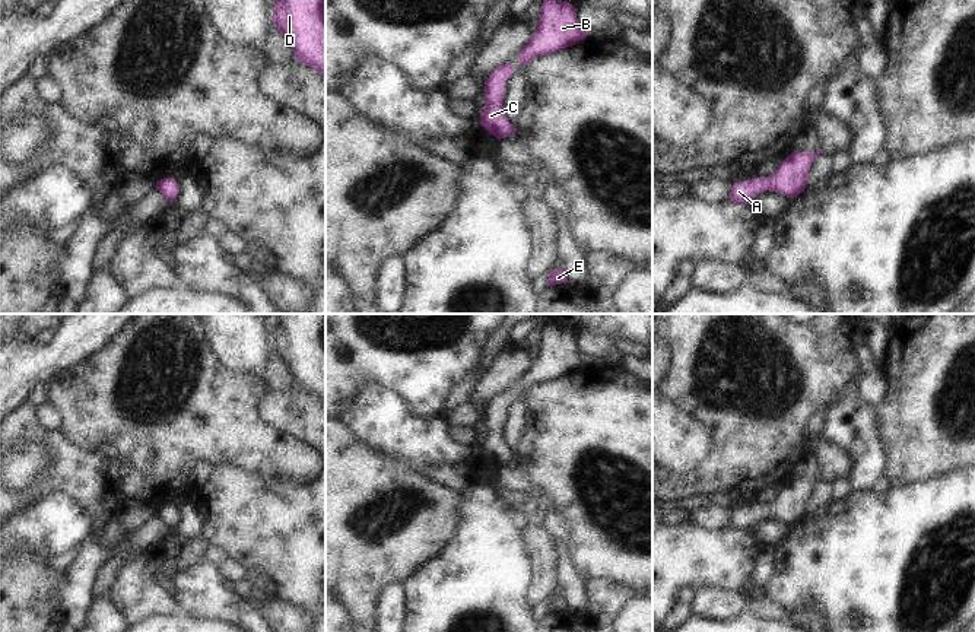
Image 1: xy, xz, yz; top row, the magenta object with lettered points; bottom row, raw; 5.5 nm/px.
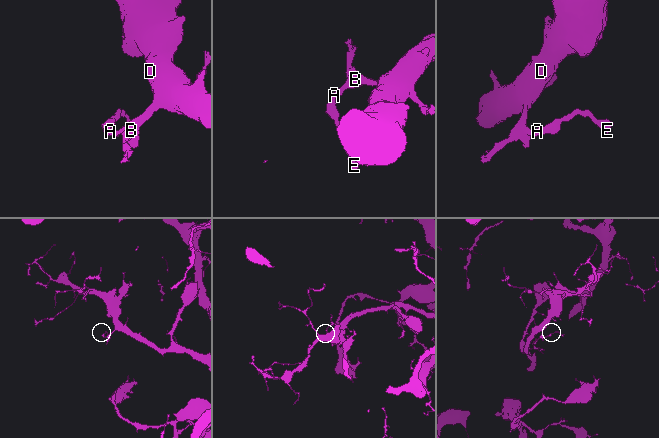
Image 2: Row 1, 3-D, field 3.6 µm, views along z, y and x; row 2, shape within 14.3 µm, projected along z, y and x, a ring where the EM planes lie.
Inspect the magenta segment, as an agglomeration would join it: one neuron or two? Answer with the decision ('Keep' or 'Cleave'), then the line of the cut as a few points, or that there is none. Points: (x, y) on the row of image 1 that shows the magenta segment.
Keep. No split.

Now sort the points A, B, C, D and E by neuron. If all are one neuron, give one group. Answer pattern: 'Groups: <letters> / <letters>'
Groups: A B C D E.

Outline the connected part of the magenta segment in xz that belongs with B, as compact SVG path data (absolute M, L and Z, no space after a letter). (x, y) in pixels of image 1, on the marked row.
M543 0L539 26L518 54L518 60L524 67L539 55L558 53L587 36L575 10L572 4L562 0Z

